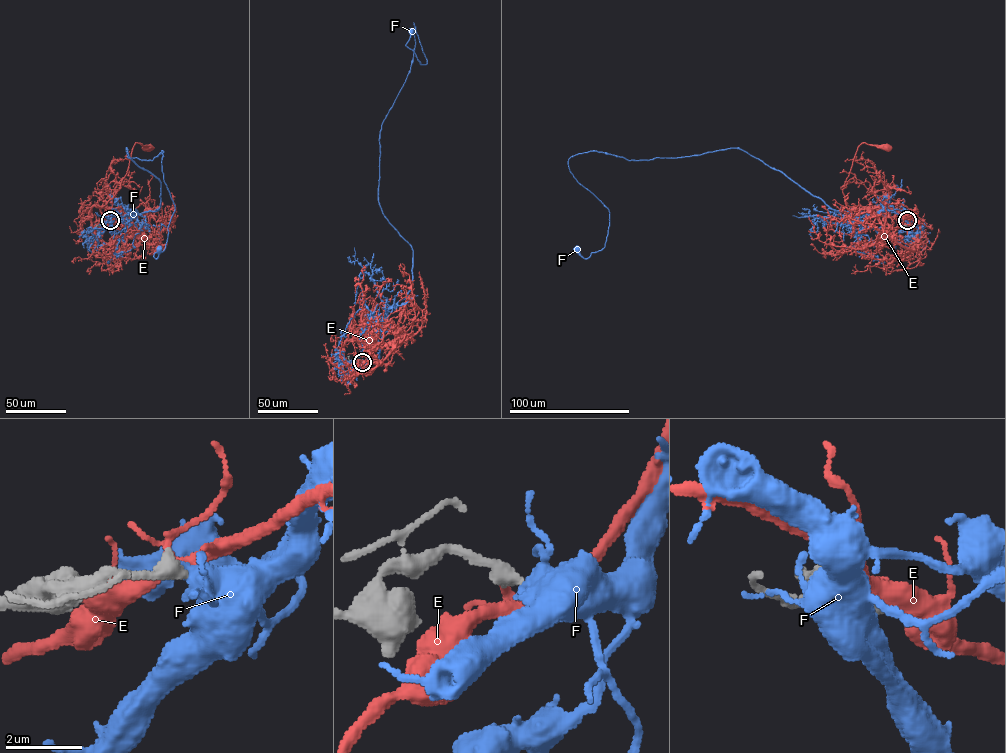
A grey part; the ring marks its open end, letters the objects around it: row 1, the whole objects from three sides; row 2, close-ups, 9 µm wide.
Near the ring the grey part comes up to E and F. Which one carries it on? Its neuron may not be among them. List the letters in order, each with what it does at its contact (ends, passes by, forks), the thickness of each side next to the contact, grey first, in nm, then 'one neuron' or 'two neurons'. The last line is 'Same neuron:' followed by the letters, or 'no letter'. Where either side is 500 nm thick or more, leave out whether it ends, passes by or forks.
E: it forks | 440/110 nm | two neurons
F: it forks | 440/360 nm | one neuron
Same neuron: F

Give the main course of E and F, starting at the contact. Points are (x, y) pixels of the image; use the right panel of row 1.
E: (907, 219), (845, 203), (843, 188), (857, 147), (865, 142), (886, 147)
F: (907, 220), (831, 209), (738, 148), (649, 160), (589, 151), (568, 168), (609, 224), (601, 250), (577, 249)

